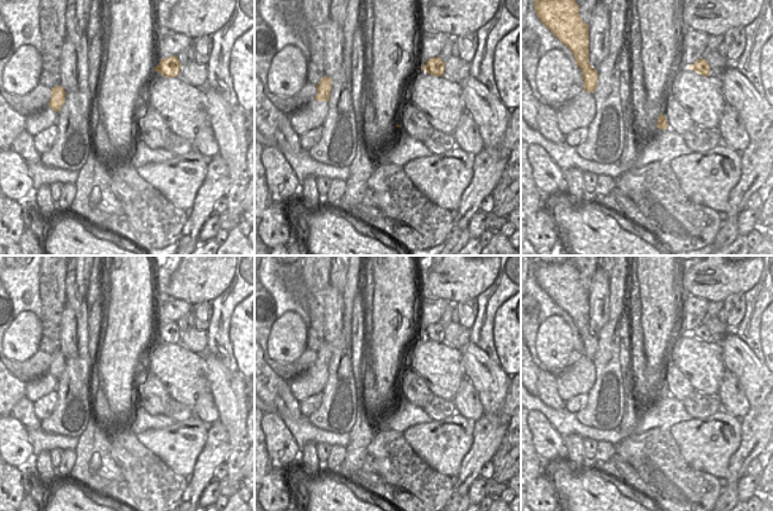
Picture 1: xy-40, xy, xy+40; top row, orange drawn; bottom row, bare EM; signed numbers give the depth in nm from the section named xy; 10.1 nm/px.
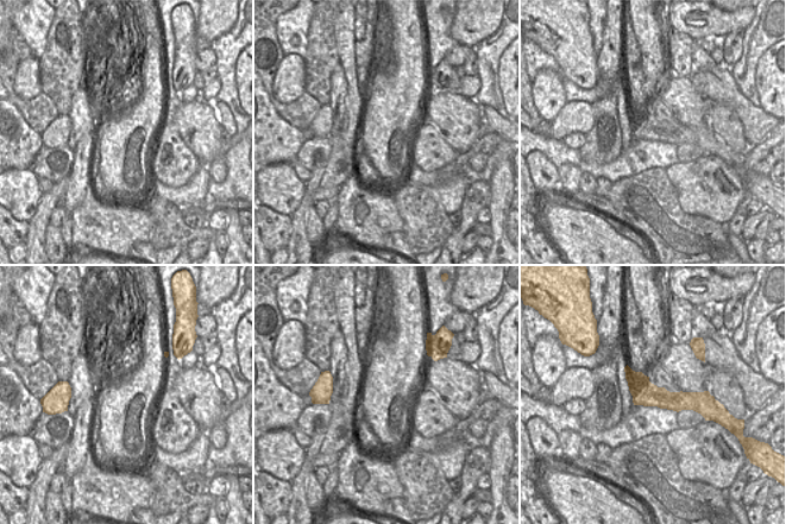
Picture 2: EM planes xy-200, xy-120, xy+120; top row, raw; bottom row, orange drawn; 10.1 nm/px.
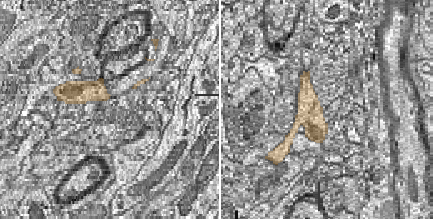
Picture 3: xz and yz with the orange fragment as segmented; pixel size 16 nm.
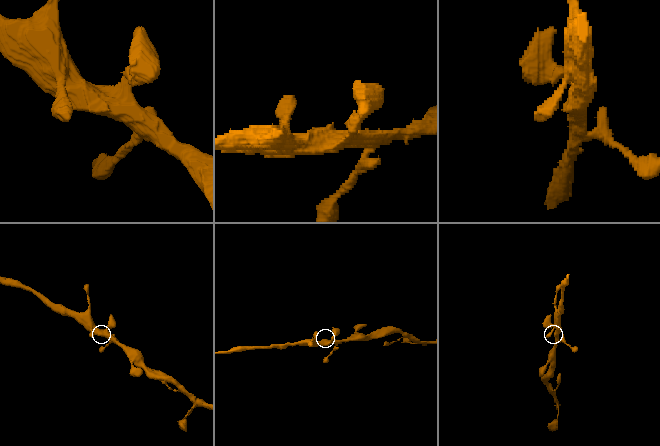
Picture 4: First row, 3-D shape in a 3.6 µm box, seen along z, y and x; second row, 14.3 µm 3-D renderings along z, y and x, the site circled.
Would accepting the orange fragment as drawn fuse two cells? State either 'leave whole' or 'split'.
leave whole

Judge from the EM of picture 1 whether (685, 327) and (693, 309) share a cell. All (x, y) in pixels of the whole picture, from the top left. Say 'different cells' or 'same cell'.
same cell

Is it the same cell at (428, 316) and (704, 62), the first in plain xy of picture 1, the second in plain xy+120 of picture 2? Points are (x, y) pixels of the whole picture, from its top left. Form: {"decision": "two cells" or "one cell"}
{"decision": "two cells"}

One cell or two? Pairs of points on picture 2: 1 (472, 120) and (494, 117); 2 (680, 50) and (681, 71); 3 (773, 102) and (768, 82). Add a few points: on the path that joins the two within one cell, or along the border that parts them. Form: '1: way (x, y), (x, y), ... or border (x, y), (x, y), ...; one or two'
1: border (480, 108), (483, 122), (488, 130); two
2: way (680, 55), (681, 67); one
3: way (771, 99), (771, 87); one

